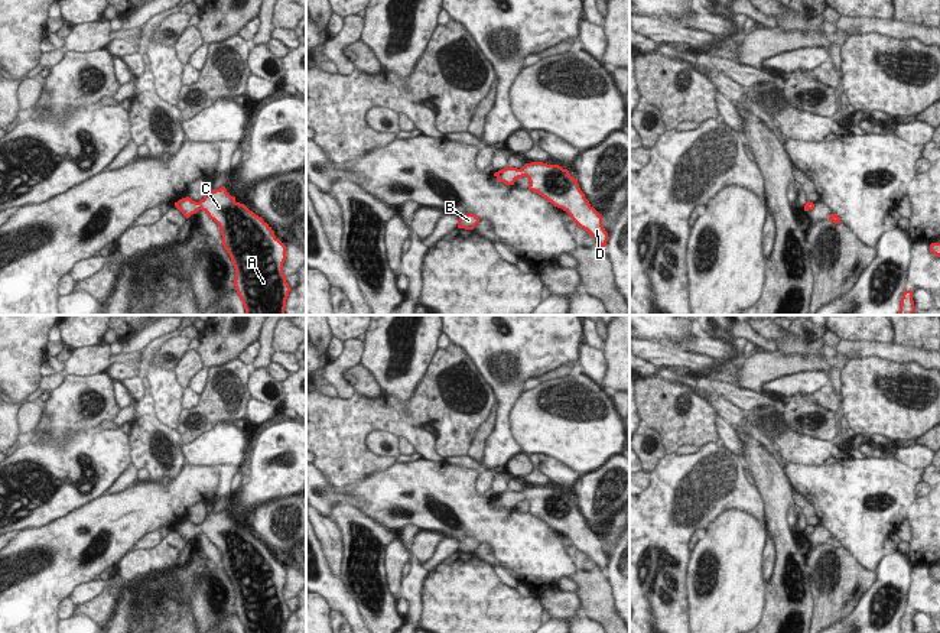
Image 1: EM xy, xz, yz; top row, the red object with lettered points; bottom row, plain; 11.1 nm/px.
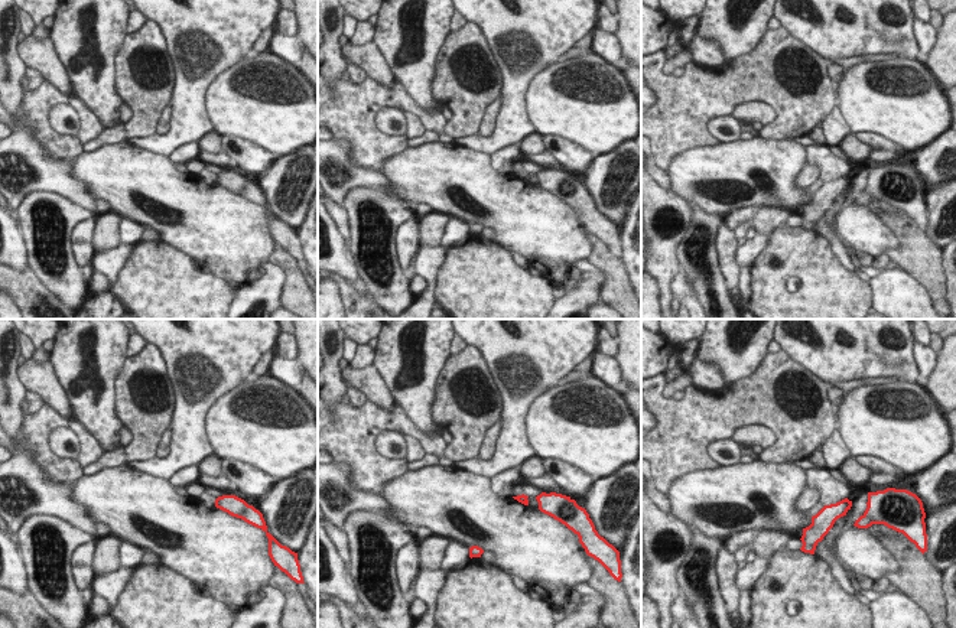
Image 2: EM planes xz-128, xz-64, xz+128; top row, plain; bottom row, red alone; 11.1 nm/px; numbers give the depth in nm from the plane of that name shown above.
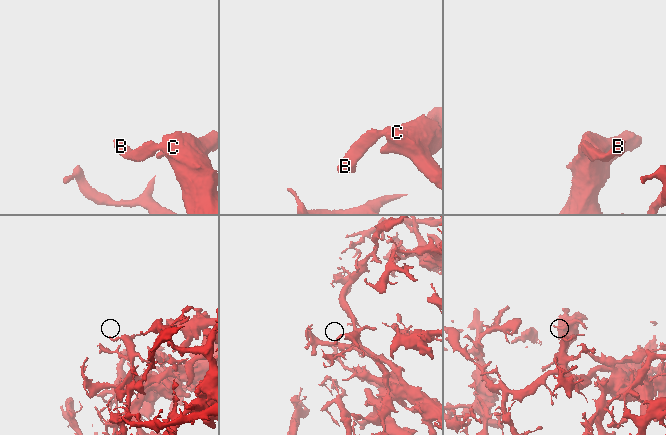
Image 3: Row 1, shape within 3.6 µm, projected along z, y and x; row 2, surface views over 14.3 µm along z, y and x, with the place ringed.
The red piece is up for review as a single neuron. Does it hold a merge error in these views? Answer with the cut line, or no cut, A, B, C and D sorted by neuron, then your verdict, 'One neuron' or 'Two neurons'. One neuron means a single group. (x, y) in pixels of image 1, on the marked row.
No split. Groups: A B C D. One neuron

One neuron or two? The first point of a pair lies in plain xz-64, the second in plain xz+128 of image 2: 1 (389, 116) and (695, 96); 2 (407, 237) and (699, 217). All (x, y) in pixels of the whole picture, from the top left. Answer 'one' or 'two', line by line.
1: two
2: two

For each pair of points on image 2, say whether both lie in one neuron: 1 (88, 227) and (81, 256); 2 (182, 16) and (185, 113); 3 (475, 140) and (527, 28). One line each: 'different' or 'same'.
1: same
2: same
3: same

